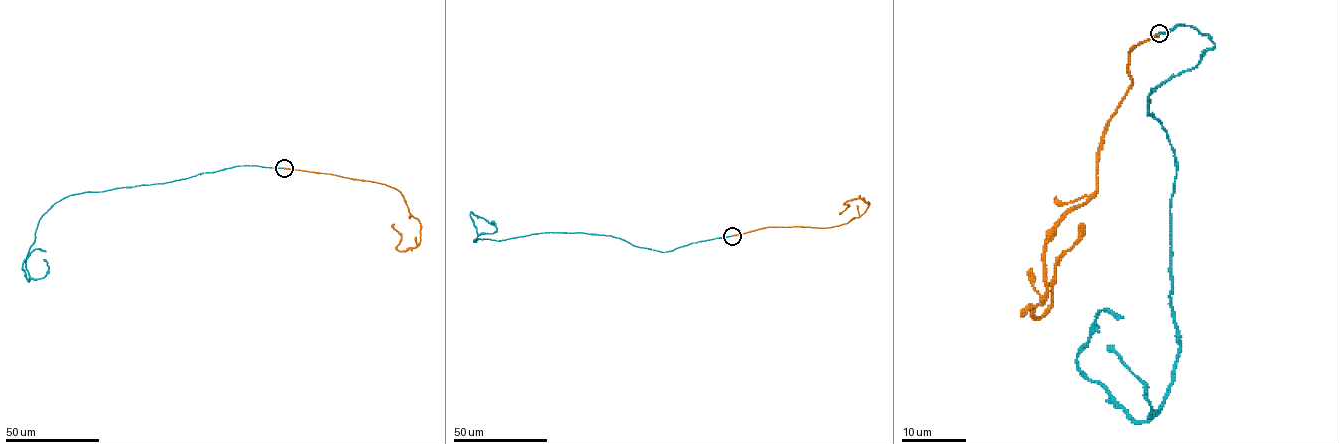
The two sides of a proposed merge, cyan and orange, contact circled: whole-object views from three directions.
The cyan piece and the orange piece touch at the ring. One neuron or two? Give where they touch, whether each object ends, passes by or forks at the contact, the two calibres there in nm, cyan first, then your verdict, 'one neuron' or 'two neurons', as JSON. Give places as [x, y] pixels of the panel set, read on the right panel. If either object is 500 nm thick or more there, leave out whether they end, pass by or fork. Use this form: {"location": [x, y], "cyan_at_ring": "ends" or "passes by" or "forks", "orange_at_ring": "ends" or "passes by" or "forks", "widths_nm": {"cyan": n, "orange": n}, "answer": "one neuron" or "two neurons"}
{"location": [1159, 33], "cyan_at_ring": "ends", "orange_at_ring": "ends", "widths_nm": {"cyan": 180, "orange": 200}, "answer": "two neurons"}

